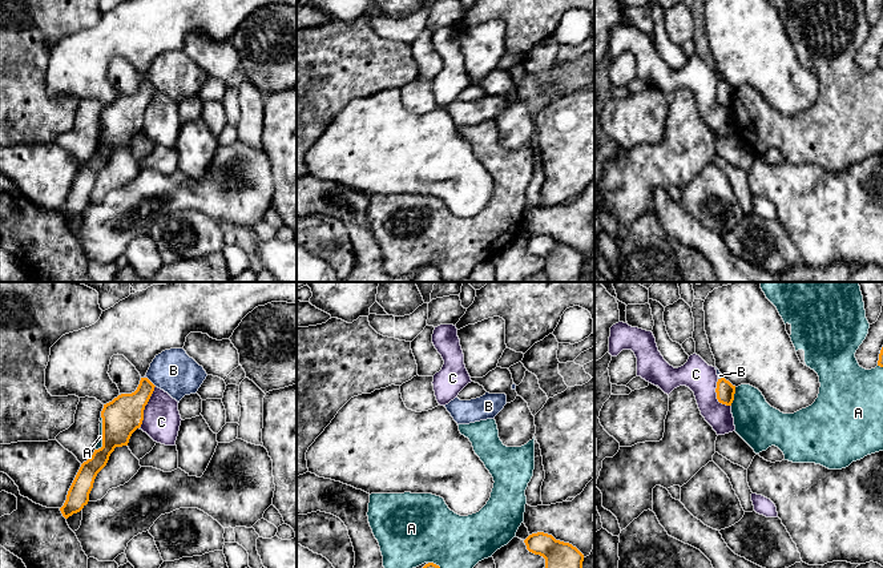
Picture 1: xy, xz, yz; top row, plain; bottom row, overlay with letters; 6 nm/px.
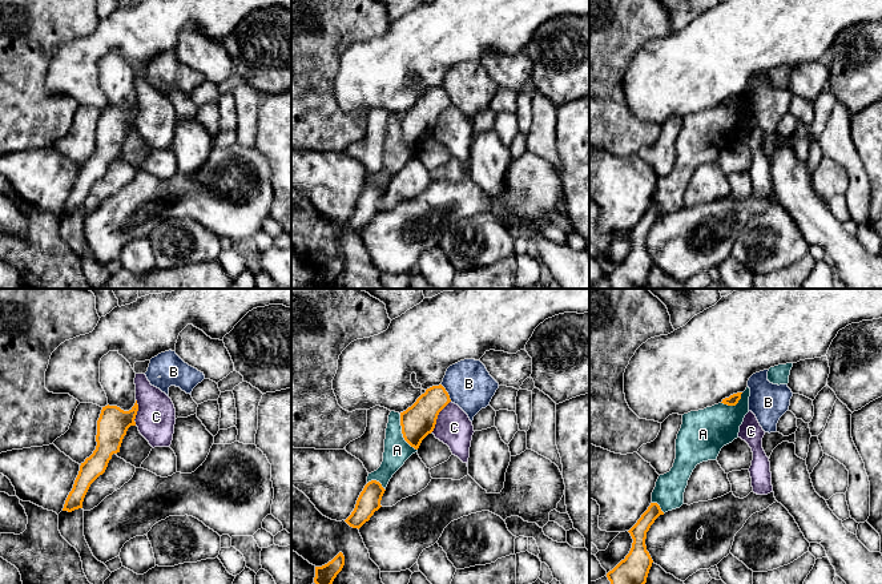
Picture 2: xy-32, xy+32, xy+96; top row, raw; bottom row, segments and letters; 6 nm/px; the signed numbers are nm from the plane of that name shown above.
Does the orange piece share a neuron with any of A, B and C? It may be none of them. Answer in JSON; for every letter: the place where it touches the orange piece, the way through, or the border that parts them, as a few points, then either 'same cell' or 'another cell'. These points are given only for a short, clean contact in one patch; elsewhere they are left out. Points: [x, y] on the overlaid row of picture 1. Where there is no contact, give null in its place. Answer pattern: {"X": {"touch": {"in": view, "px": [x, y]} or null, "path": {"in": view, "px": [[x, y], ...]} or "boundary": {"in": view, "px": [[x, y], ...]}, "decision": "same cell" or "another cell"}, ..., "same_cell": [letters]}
{"A": {"touch": {"in": "xy", "px": [103, 434]}, "decision": "another cell"}, "B": {"touch": {"in": "xy", "px": [150, 382]}, "boundary": {"in": "xy", "px": [[146, 377], [156, 386]]}, "decision": "another cell"}, "C": {"touch": {"in": "xy", "px": [145, 405]}, "decision": "another cell"}, "same_cell": []}

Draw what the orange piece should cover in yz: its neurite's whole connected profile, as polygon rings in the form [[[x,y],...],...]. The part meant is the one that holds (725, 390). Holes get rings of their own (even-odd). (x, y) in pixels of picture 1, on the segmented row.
[[[721,378],[717,382],[715,392],[717,392],[717,399],[719,403],[731,406],[731,403],[734,400],[734,394],[735,394],[735,386],[733,386],[725,378]]]

